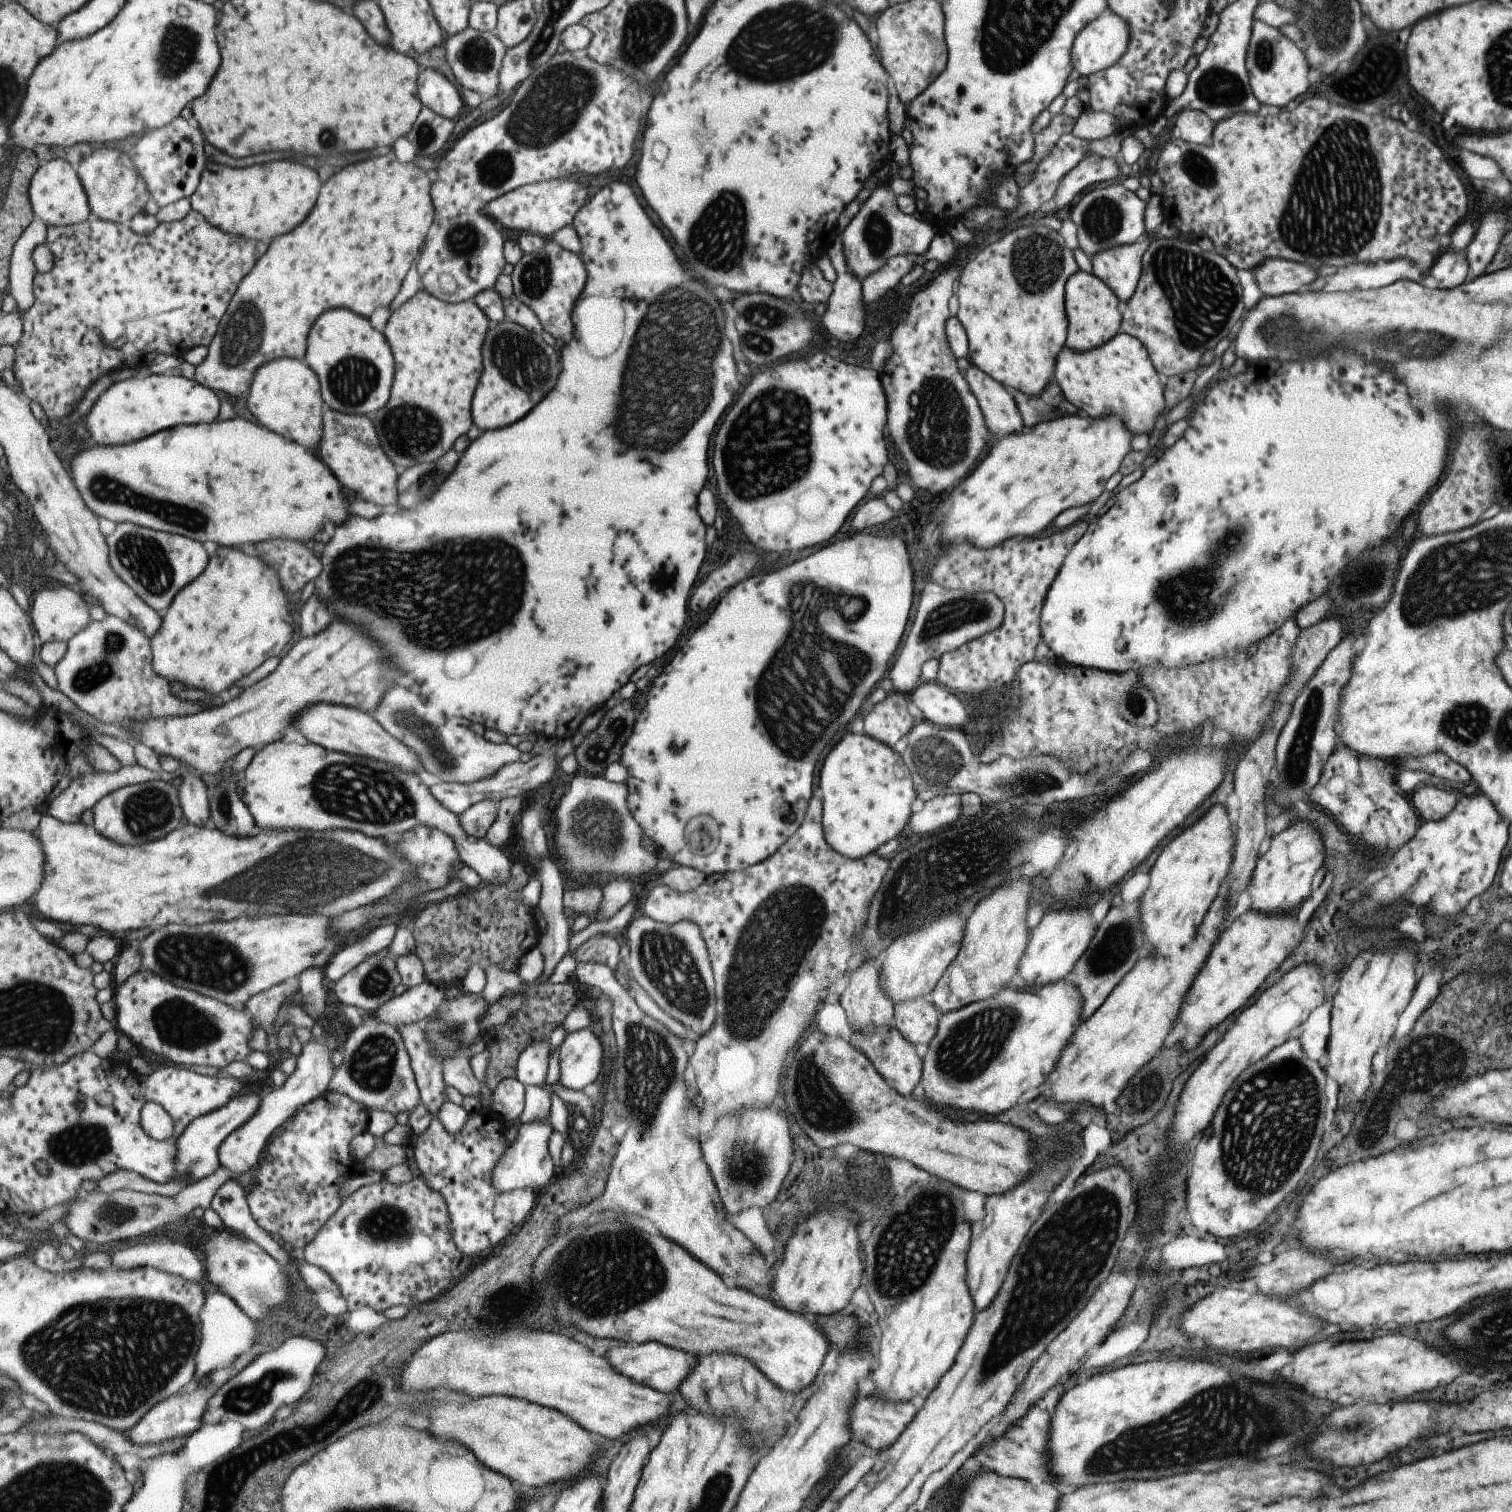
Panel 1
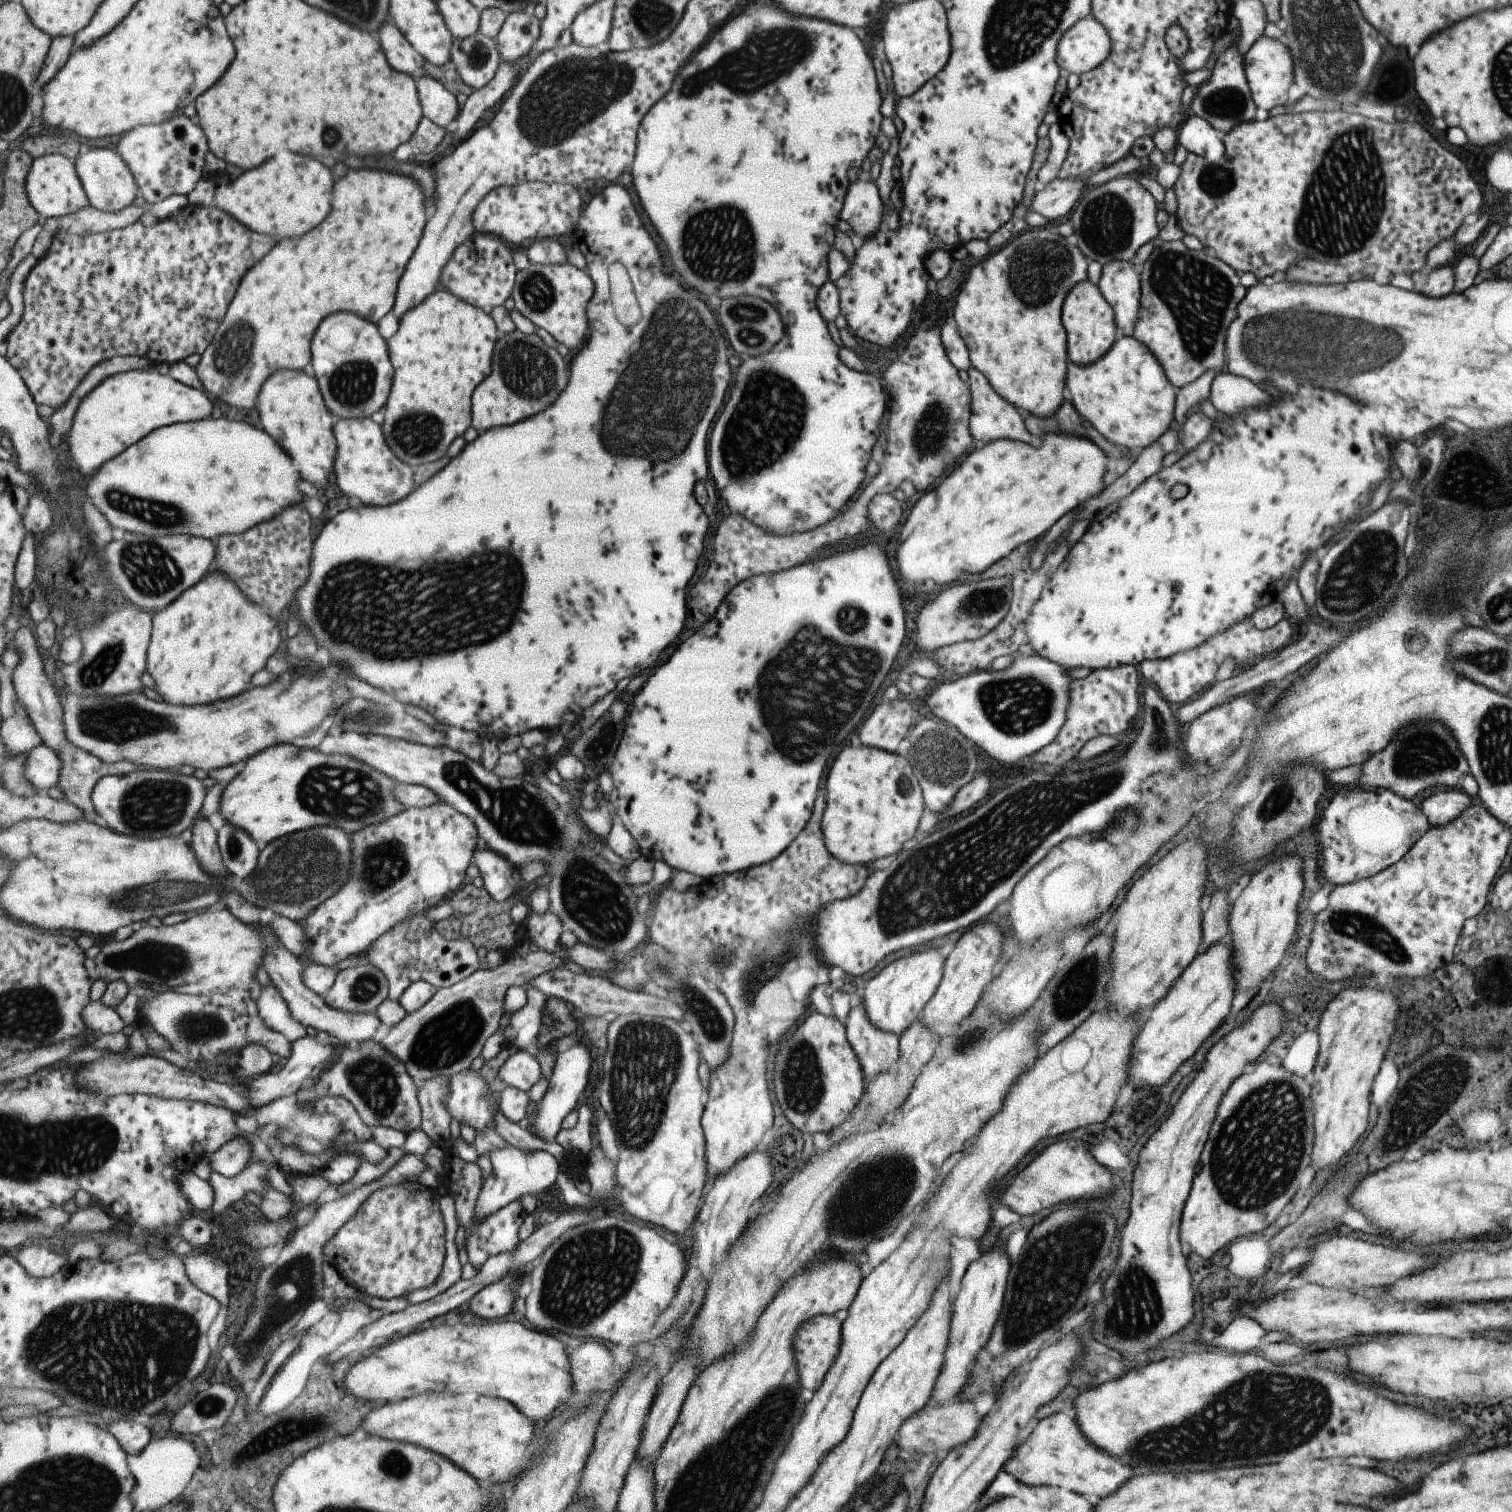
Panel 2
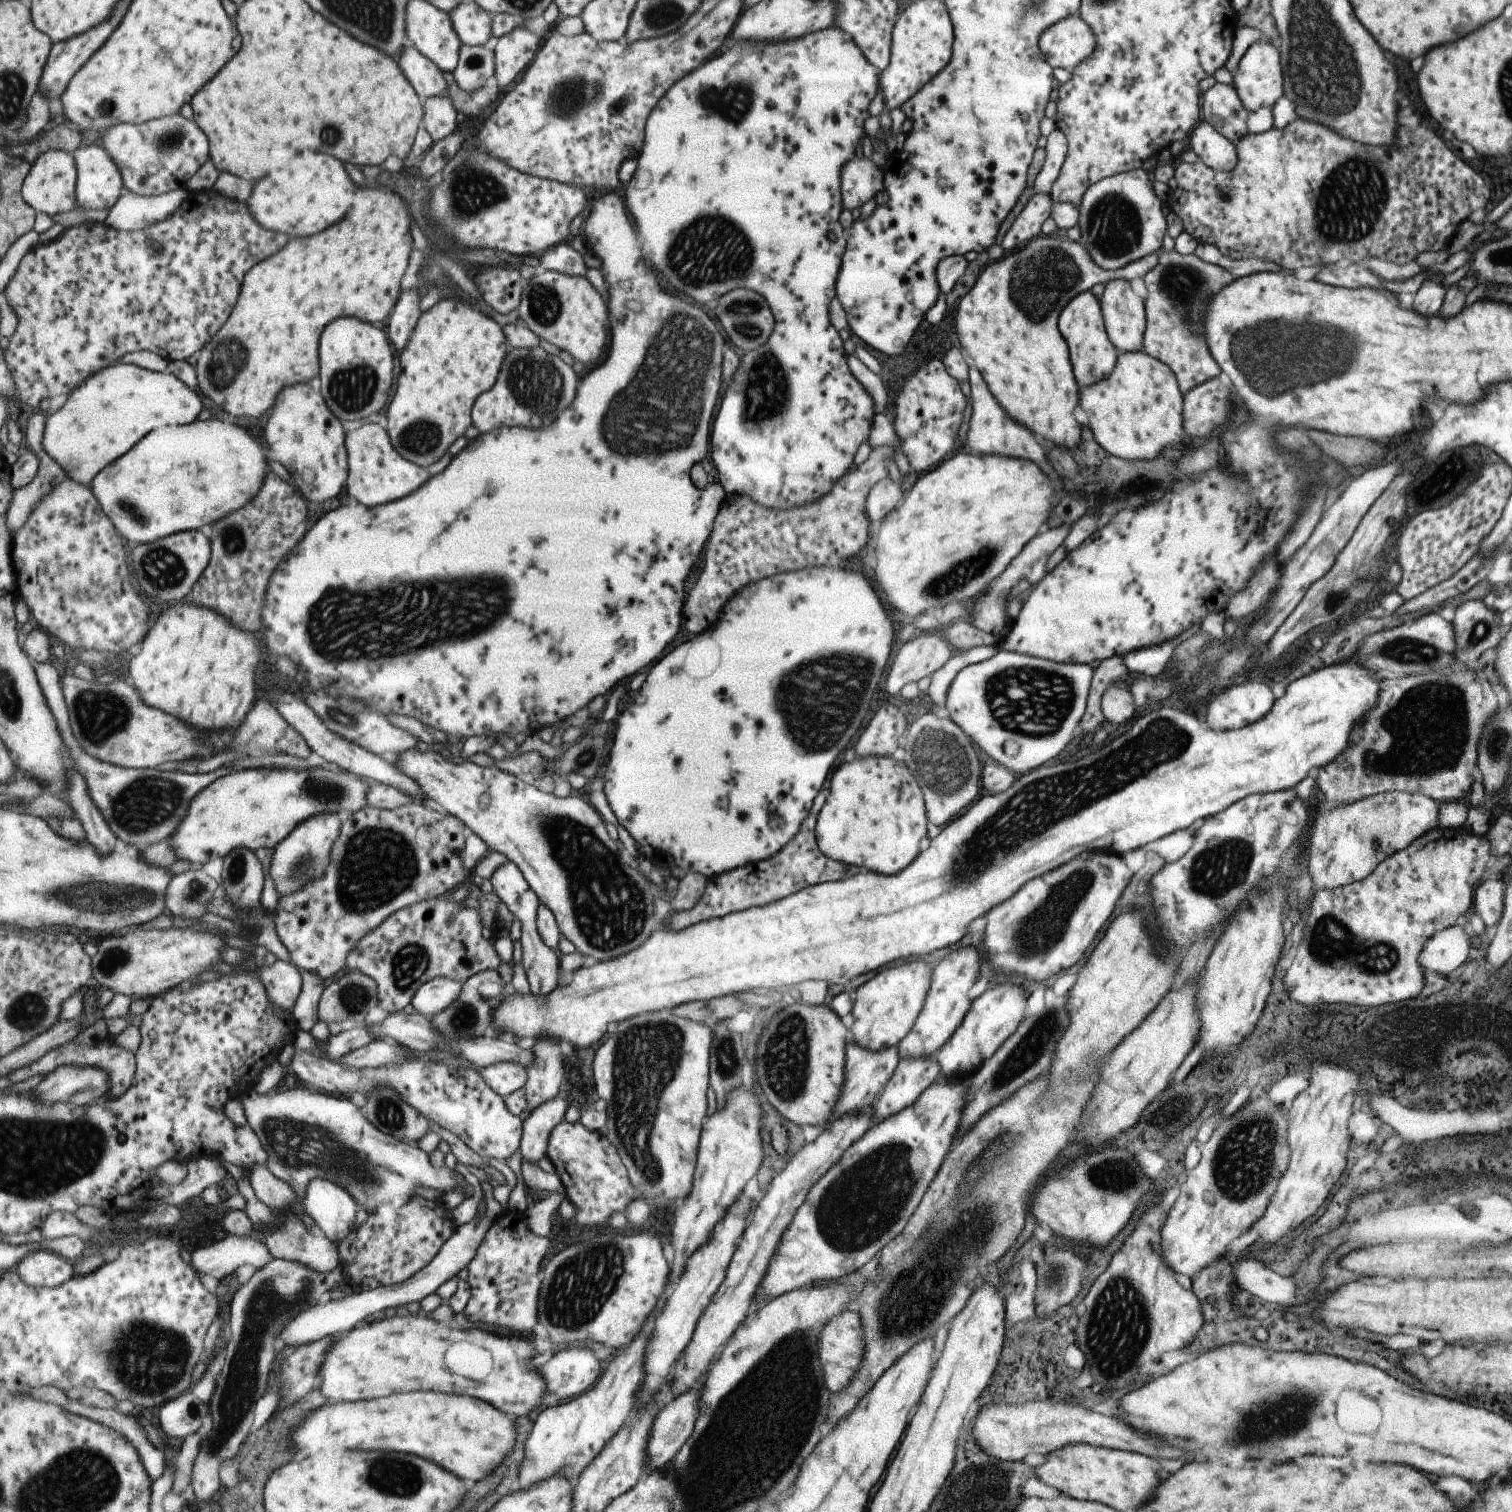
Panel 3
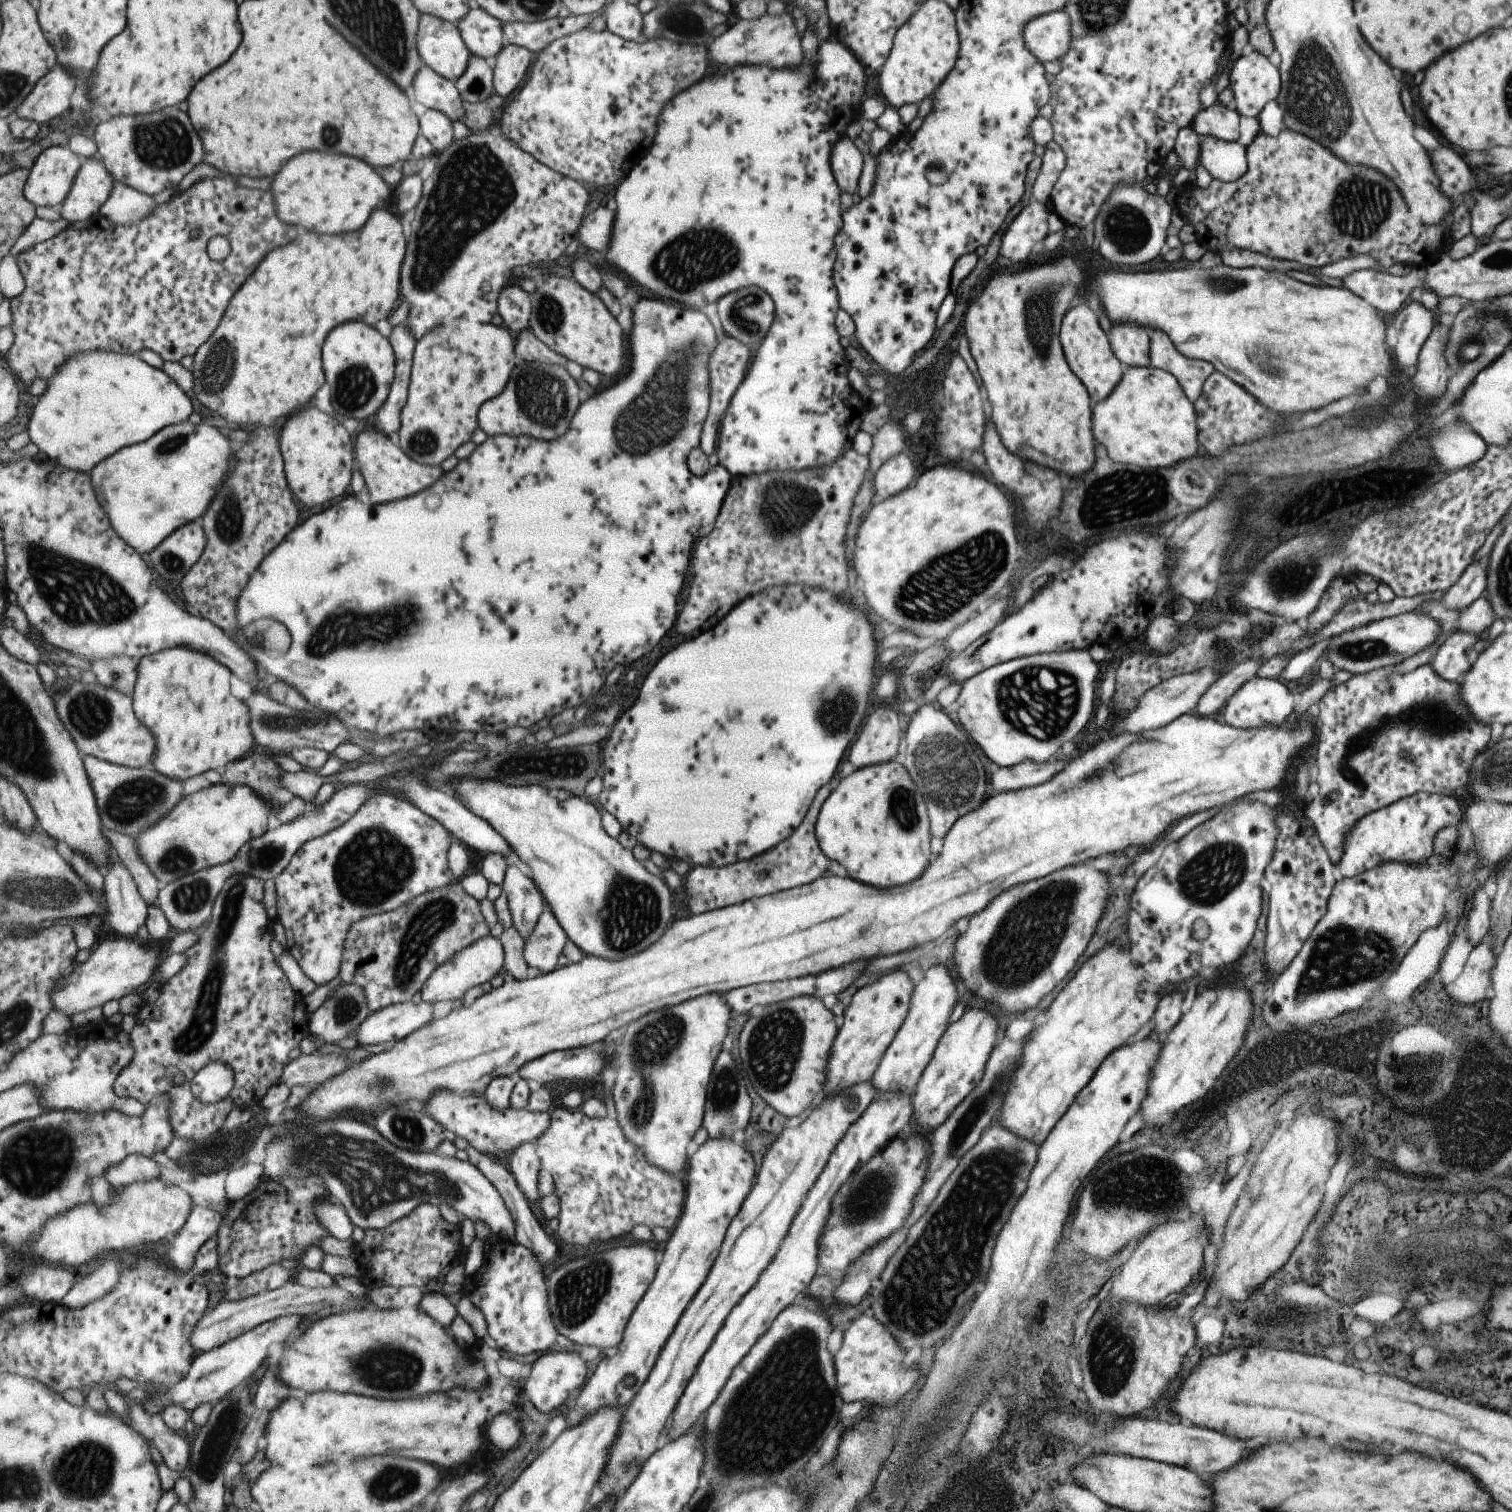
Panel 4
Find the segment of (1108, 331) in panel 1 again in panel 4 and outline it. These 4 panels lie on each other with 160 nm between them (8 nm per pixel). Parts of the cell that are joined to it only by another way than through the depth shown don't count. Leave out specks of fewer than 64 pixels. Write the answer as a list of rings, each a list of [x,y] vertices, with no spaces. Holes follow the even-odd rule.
[[[1090,301],[1073,306],[1061,320],[1059,342],[1068,368],[1087,390],[1091,404],[1103,402],[1122,378],[1120,363],[1112,354],[1107,336],[1099,326],[1096,310]]]

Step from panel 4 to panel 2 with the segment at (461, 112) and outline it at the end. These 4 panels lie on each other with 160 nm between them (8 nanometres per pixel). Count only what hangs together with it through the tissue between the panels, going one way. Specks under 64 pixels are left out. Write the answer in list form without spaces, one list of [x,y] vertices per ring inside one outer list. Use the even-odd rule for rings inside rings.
[[[394,20],[386,24],[381,30],[381,42],[383,50],[387,50],[387,58],[391,58],[391,66],[411,76],[417,70],[424,70],[426,58],[407,40]]]

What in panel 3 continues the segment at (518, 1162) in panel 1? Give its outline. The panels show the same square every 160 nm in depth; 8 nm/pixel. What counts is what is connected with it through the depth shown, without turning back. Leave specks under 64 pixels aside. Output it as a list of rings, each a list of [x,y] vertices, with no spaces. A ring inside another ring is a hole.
[[[477,1213],[471,1222],[457,1227],[454,1236],[443,1245],[438,1256],[434,1258],[434,1261],[429,1266],[420,1270],[414,1277],[404,1283],[390,1287],[379,1287],[370,1291],[357,1291],[357,1293],[349,1294],[344,1299],[338,1301],[331,1299],[327,1304],[302,1312],[299,1317],[288,1324],[280,1335],[278,1344],[280,1344],[281,1350],[289,1351],[294,1346],[312,1343],[326,1336],[348,1333],[355,1328],[357,1322],[365,1320],[370,1314],[377,1314],[381,1310],[389,1310],[389,1308],[409,1304],[409,1302],[420,1303],[424,1298],[435,1294],[439,1290],[439,1286],[443,1286],[449,1278],[455,1278],[478,1255],[479,1247],[485,1240],[487,1233],[490,1232],[493,1222],[494,1220],[489,1220],[485,1213]]]

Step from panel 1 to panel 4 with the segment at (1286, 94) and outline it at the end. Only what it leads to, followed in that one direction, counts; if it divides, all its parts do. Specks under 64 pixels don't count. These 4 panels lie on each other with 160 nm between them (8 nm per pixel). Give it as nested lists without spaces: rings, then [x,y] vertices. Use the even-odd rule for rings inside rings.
[[[1259,52],[1239,56],[1229,70],[1229,88],[1235,112],[1239,116],[1257,117],[1267,102],[1276,101],[1280,90],[1278,68]]]

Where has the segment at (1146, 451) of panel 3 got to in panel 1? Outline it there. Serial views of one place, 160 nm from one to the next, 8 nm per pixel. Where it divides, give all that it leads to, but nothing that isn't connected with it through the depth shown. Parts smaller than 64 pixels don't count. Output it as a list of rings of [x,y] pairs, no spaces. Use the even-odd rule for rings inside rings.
[[[1118,332],[1110,341],[1091,350],[1079,352],[1063,346],[1055,358],[1052,378],[1065,400],[1075,408],[1093,418],[1103,416],[1103,412],[1115,412],[1131,432],[1148,432],[1149,436],[1153,420],[1165,410],[1162,388],[1145,347],[1125,333]]]

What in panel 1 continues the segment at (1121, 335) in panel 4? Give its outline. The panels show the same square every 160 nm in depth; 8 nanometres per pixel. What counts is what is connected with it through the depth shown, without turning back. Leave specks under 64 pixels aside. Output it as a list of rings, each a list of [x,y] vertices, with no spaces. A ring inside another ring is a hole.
[[[1163,221],[1154,235],[1145,234],[1130,245],[1114,246],[1093,253],[1089,257],[1091,273],[1112,290],[1122,305],[1136,289],[1142,269],[1140,260],[1148,243],[1156,238],[1172,238],[1178,235],[1173,226]]]

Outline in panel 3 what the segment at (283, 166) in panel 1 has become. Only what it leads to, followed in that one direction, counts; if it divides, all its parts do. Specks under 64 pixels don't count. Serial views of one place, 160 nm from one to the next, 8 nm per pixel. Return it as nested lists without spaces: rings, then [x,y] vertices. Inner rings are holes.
[[[307,150],[299,154],[291,166],[254,186],[246,204],[267,230],[279,230],[291,234],[291,238],[311,236],[323,232],[347,214],[355,198],[355,188],[357,186],[337,158]]]

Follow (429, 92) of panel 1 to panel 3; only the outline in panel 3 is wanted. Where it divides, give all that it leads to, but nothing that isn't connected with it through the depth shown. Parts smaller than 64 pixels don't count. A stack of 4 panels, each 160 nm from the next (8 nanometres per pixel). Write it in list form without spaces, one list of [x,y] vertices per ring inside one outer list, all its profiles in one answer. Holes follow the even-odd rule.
[[[449,95],[432,96],[424,100],[423,126],[432,134],[435,142],[453,134],[459,126],[459,114]]]

